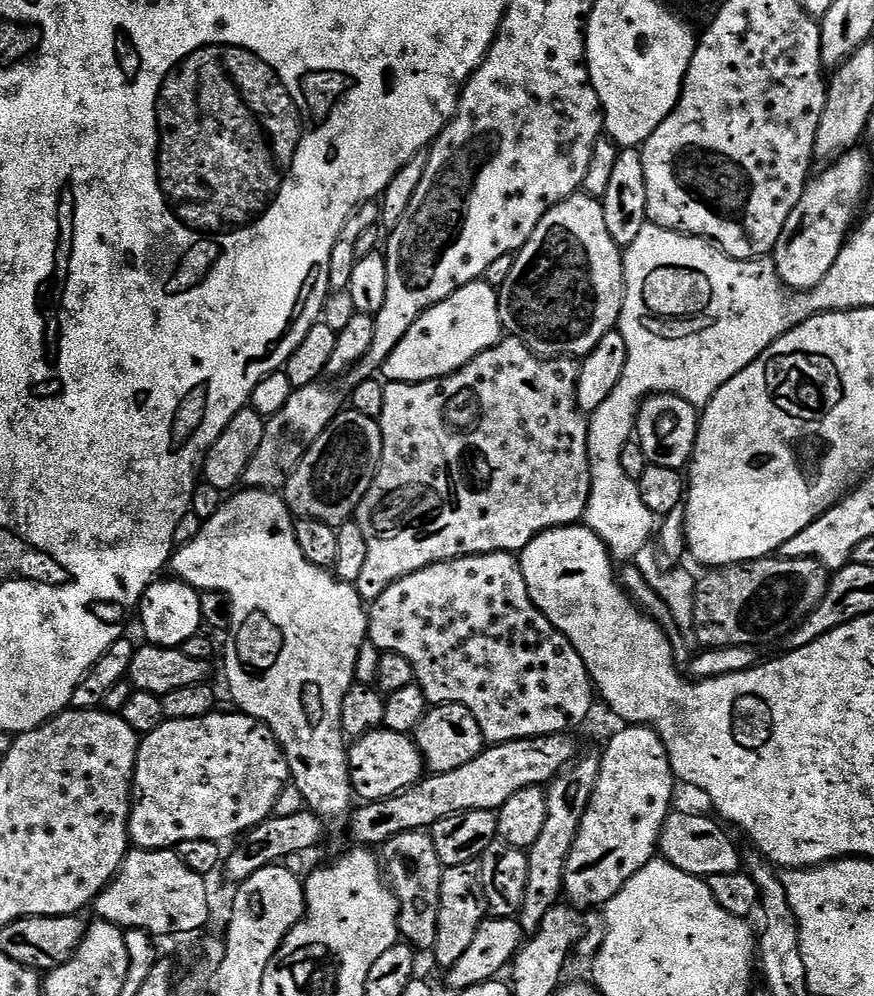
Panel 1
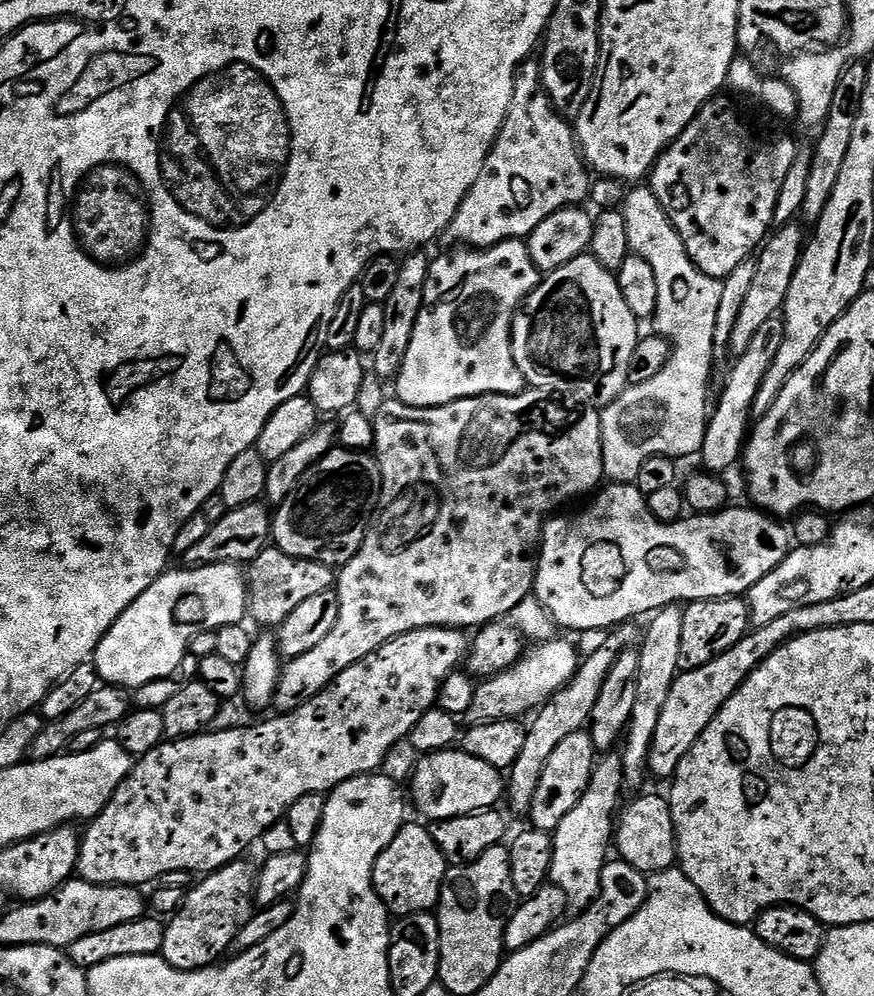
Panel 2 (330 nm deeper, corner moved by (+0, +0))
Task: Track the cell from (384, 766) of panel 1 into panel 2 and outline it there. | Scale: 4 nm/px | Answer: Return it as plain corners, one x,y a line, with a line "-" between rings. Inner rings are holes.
445,750
421,755
410,781
411,788
417,810
435,822
495,809
505,795
506,780
501,769
482,762
482,758
474,758
462,750

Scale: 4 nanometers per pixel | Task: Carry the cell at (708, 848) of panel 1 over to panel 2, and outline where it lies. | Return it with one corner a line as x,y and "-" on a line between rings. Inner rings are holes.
640,796
633,804
625,803
614,825
614,848
619,859
641,874
661,872
677,863
676,827
672,805
660,796

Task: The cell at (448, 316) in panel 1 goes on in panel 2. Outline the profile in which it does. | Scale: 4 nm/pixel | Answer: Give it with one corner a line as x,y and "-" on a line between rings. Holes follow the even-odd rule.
523,239
504,240
500,244
495,244
492,248
469,248
467,246
456,246
453,252
444,252
440,257
432,260
432,265
426,278
424,287
424,305
418,314
418,322
414,322
414,336
410,338
410,346
406,349
406,356
402,358
400,372
394,378
396,384
395,399
406,402
406,406
418,406
419,408
433,408
449,404
462,398
471,396
485,396
491,392
504,394
523,392
526,381
522,370
514,362
514,350
512,349
512,320
516,313
520,311
520,306
529,294
536,289
537,284
542,279
539,268
534,266
534,258
530,258
530,250

